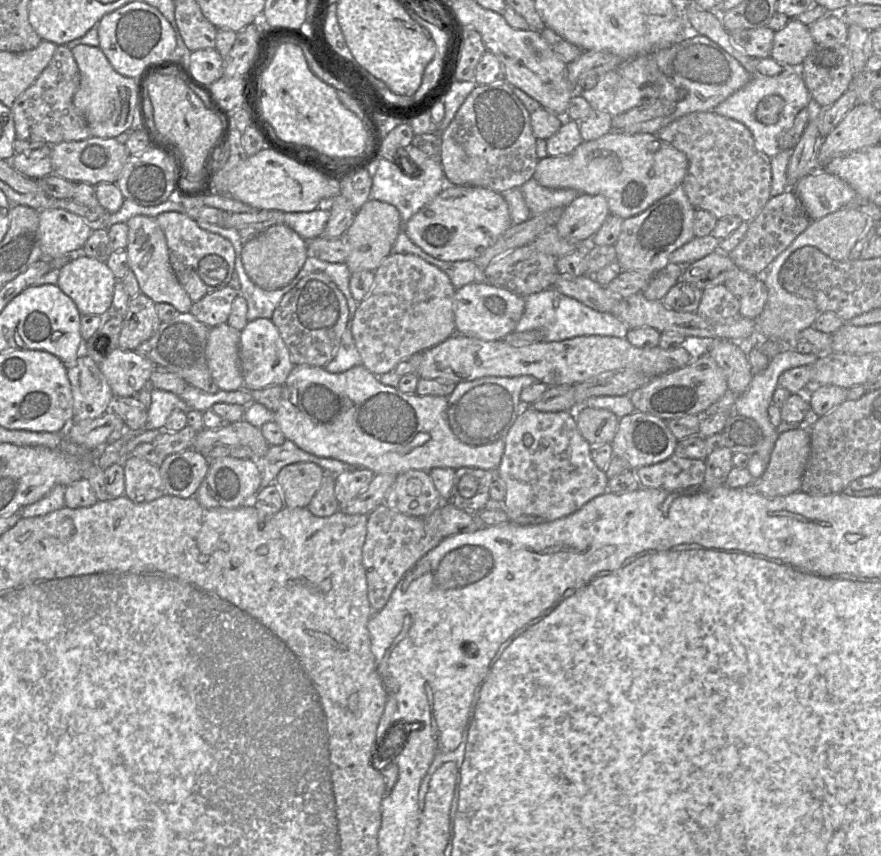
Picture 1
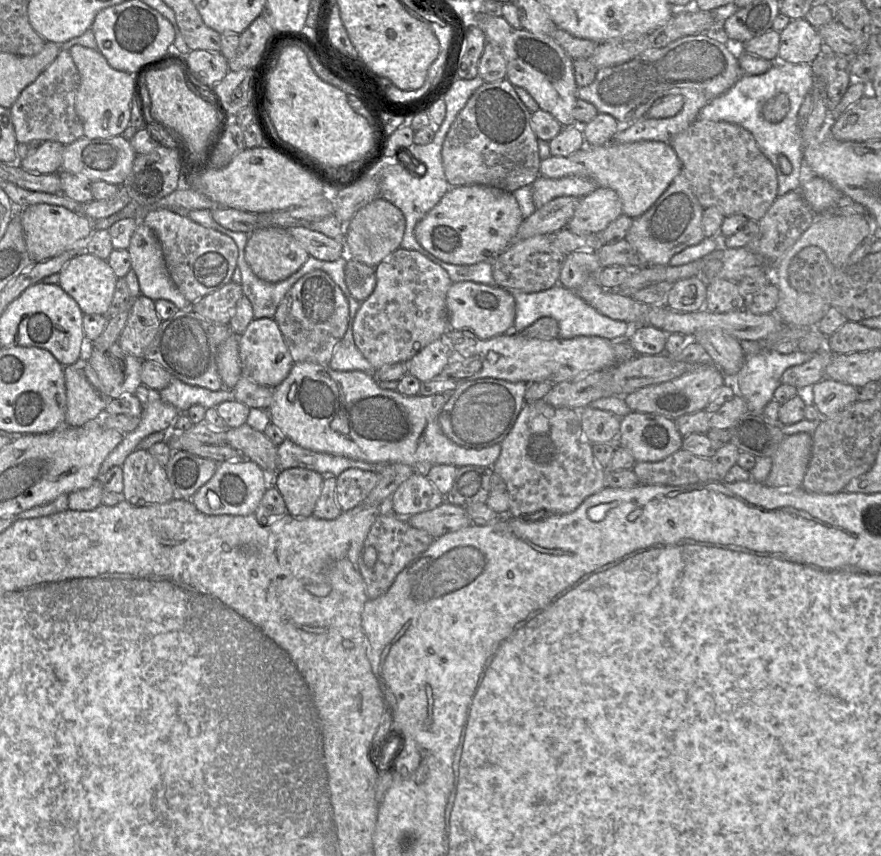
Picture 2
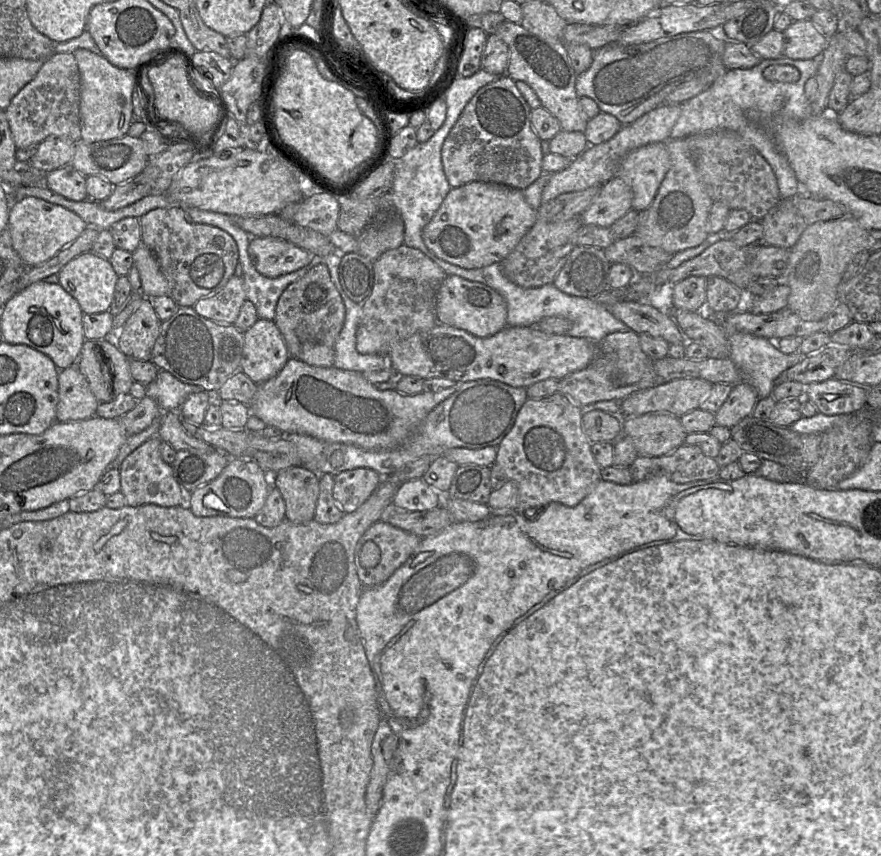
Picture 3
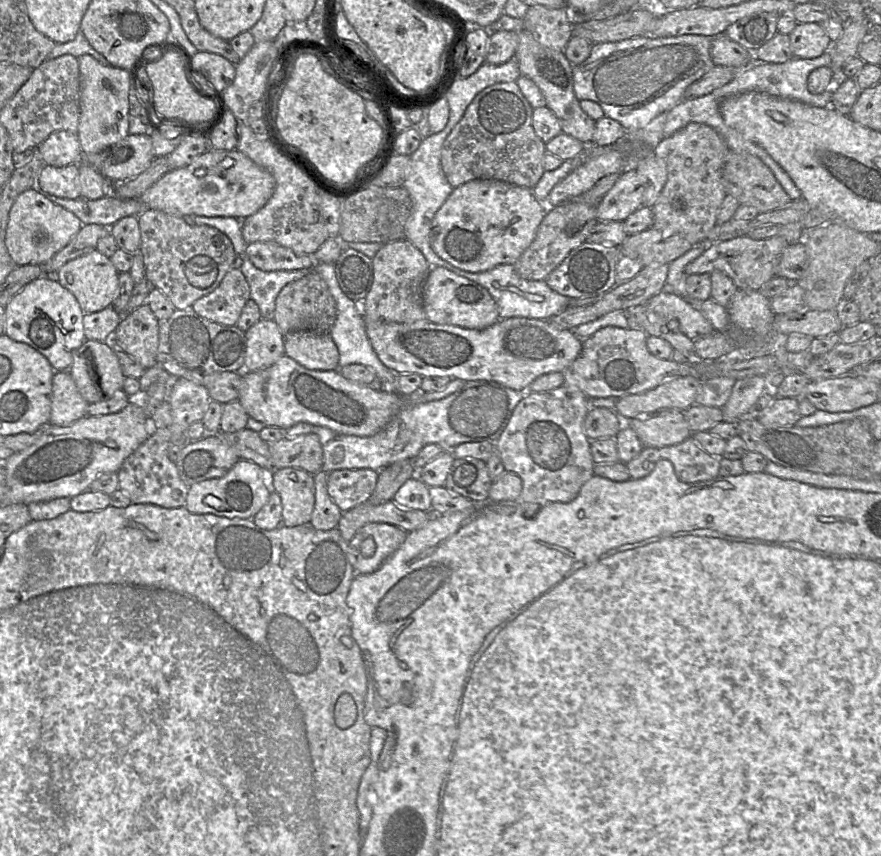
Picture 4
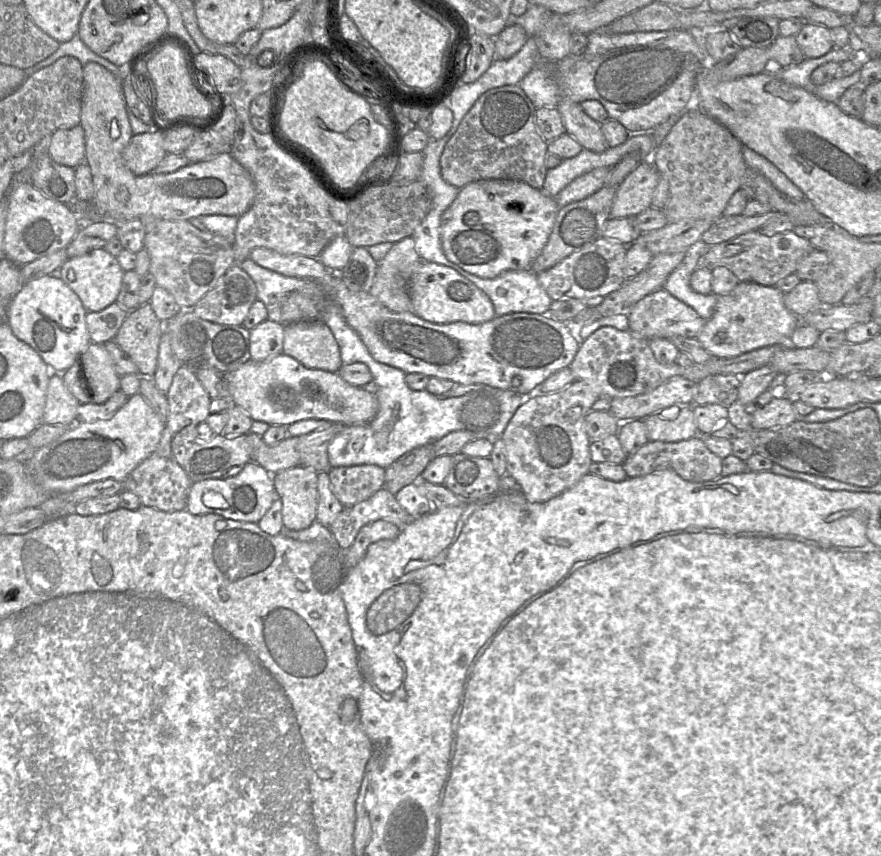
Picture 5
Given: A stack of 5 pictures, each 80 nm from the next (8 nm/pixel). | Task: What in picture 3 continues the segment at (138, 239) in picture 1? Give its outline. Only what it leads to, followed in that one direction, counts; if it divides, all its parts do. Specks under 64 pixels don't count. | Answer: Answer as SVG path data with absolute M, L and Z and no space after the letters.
M141 243L132 252L133 265L138 269L141 280L141 293L146 298L170 296L169 285L160 271L154 253Z

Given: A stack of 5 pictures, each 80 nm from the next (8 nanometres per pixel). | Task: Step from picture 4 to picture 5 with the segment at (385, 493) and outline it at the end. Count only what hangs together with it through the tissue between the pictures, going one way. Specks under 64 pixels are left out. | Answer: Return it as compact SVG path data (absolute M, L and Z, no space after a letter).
M433 444L420 446L404 454L385 469L384 488L396 495L403 487L417 483L434 458Z

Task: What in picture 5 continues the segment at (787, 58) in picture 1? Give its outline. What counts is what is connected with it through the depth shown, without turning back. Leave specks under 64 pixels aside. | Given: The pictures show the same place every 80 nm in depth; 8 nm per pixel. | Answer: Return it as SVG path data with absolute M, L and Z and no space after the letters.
M806 22L795 39L807 59L821 57L835 47L830 29L820 24Z

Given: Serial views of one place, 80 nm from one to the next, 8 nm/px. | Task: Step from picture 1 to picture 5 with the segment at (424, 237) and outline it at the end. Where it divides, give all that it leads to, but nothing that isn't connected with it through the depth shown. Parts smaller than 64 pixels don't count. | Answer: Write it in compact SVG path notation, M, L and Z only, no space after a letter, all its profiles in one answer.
M486 179L470 182L460 188L459 193L452 204L443 212L440 225L440 239L442 250L448 260L457 264L465 271L481 278L495 278L508 270L529 270L533 261L541 253L551 234L559 206L553 197L539 189L535 189L527 183L511 179Z

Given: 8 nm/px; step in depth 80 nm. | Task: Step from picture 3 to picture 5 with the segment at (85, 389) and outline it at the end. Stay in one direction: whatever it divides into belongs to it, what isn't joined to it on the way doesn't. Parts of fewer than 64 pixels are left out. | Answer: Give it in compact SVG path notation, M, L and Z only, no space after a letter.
M60 373L53 374L48 382L42 423L74 425L80 402L65 385Z

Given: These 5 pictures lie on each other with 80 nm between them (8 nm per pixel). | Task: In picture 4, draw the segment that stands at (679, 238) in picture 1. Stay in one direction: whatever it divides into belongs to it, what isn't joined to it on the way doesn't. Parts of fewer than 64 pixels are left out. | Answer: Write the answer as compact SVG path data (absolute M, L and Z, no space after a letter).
M691 122L664 138L653 152L664 161L667 180L651 207L654 219L652 228L665 236L679 234L693 246L701 245L716 225L717 213L727 195L723 170L730 151L719 133L703 123Z

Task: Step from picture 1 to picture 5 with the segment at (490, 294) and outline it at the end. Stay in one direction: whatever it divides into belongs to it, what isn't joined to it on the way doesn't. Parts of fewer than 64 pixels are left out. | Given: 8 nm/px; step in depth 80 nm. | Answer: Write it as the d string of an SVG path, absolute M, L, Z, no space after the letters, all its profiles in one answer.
M421 259L412 266L408 292L413 305L413 313L432 323L478 324L490 321L496 316L493 303L483 290L452 268L434 262Z

